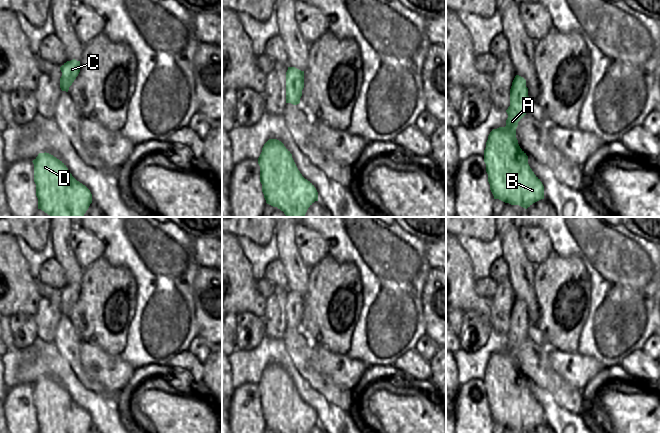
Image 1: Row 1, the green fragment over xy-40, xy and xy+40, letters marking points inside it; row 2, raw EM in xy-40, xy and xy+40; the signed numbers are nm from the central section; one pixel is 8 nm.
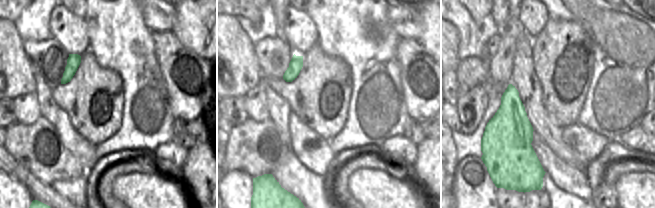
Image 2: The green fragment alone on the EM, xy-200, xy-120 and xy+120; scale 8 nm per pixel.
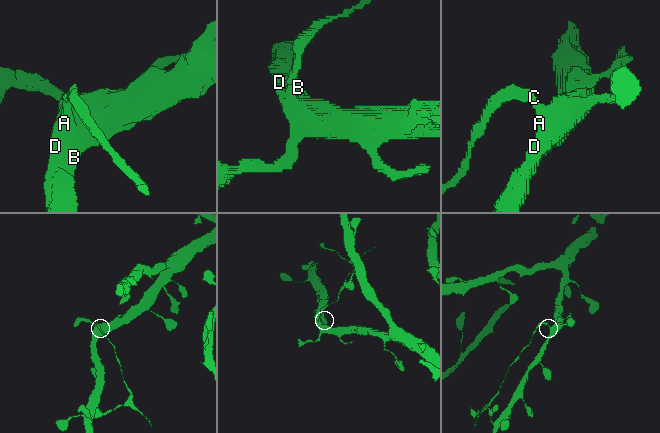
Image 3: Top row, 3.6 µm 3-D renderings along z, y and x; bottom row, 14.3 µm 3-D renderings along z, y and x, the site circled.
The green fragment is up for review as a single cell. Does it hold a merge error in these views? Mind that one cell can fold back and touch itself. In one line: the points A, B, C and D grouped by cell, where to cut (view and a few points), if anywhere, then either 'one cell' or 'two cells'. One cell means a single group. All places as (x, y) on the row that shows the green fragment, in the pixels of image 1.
A B D / C | xy (303, 84), (286, 89) | two cells

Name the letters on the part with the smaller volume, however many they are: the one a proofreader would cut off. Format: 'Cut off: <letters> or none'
Cut off: C

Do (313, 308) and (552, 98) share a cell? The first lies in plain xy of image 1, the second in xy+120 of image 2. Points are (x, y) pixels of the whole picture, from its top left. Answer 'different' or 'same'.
same

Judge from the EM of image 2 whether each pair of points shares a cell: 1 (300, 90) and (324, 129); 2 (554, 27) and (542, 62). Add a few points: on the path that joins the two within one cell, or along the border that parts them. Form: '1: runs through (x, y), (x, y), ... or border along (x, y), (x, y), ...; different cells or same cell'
1: runs through (310, 100), (320, 110), (324, 119); same cell
2: runs through (554, 36), (554, 50), (551, 53); same cell

